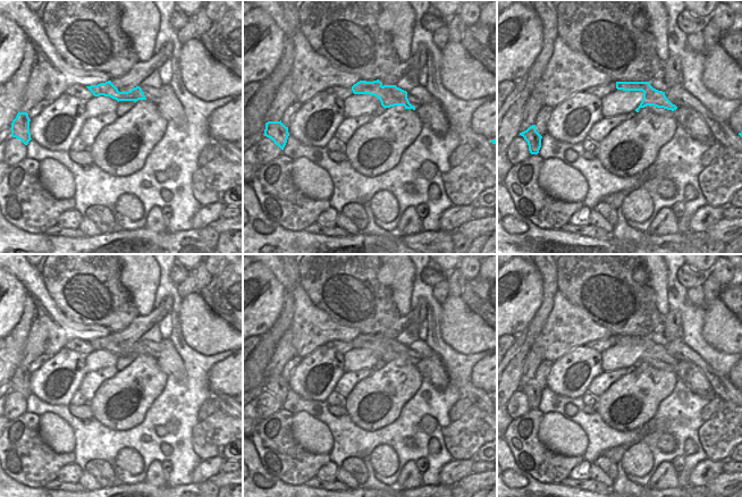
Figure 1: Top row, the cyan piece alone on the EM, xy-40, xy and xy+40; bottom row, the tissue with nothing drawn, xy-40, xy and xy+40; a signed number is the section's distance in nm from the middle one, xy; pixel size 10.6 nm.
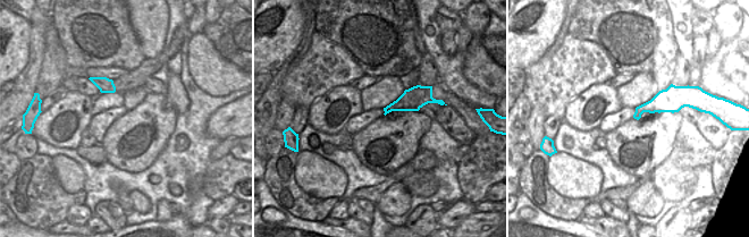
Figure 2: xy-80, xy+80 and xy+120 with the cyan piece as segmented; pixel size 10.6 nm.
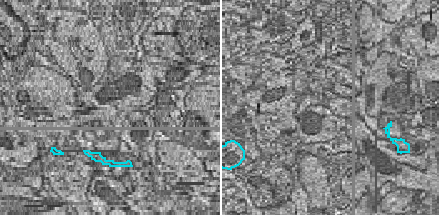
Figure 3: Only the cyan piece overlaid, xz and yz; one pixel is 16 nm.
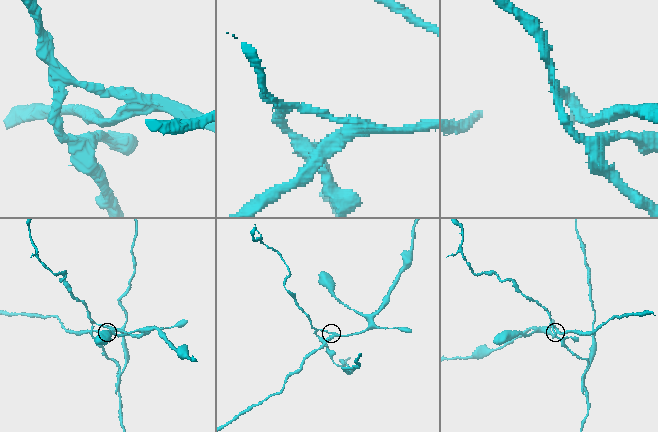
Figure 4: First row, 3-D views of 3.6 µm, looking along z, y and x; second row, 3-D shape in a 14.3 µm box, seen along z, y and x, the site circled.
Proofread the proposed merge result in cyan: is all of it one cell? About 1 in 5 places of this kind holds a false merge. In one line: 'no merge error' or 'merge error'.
merge error

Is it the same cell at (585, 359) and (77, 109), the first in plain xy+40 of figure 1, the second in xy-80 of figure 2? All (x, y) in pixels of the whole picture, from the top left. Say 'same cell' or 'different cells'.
same cell

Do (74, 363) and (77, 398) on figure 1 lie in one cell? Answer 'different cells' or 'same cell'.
different cells

